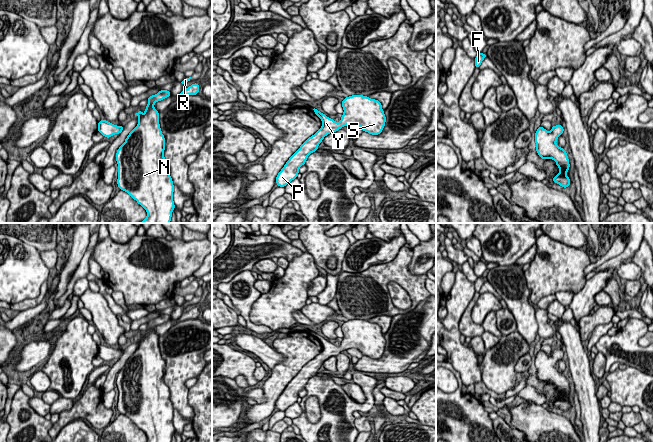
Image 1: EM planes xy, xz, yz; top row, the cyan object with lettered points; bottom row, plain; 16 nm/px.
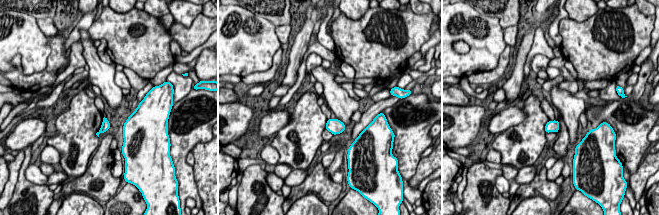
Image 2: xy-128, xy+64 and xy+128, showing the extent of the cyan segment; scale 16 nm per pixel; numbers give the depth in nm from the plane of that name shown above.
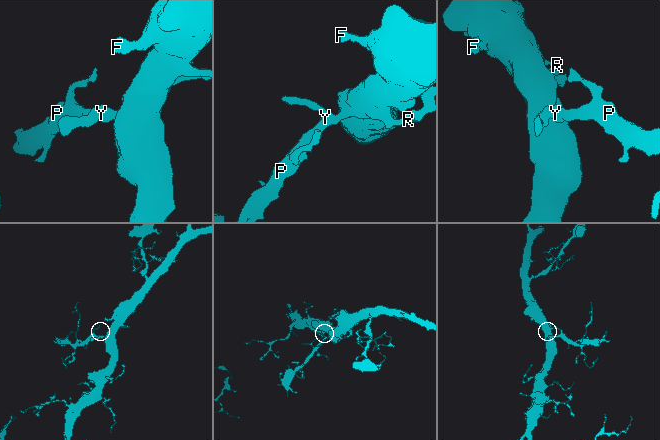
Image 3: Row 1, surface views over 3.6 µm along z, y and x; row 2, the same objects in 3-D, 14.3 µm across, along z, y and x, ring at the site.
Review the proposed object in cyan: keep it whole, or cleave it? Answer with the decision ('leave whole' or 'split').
leave whole

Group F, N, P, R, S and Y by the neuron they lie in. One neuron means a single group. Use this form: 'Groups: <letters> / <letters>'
Groups: F N P R S Y

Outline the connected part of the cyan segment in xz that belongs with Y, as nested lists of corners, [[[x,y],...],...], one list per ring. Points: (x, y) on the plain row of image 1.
[[[352,319],[344,322],[341,328],[344,337],[339,346],[327,341],[317,333],[313,333],[313,336],[321,343],[322,350],[300,370],[278,397],[275,403],[278,411],[285,411],[297,402],[299,392],[305,389],[311,377],[318,374],[319,368],[328,358],[337,356],[342,351],[350,348],[358,349],[364,356],[371,359],[381,358],[385,350],[386,340],[380,325],[368,320]]]

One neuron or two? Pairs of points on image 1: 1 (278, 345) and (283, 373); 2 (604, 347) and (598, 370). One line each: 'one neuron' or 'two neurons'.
1: one neuron
2: two neurons

